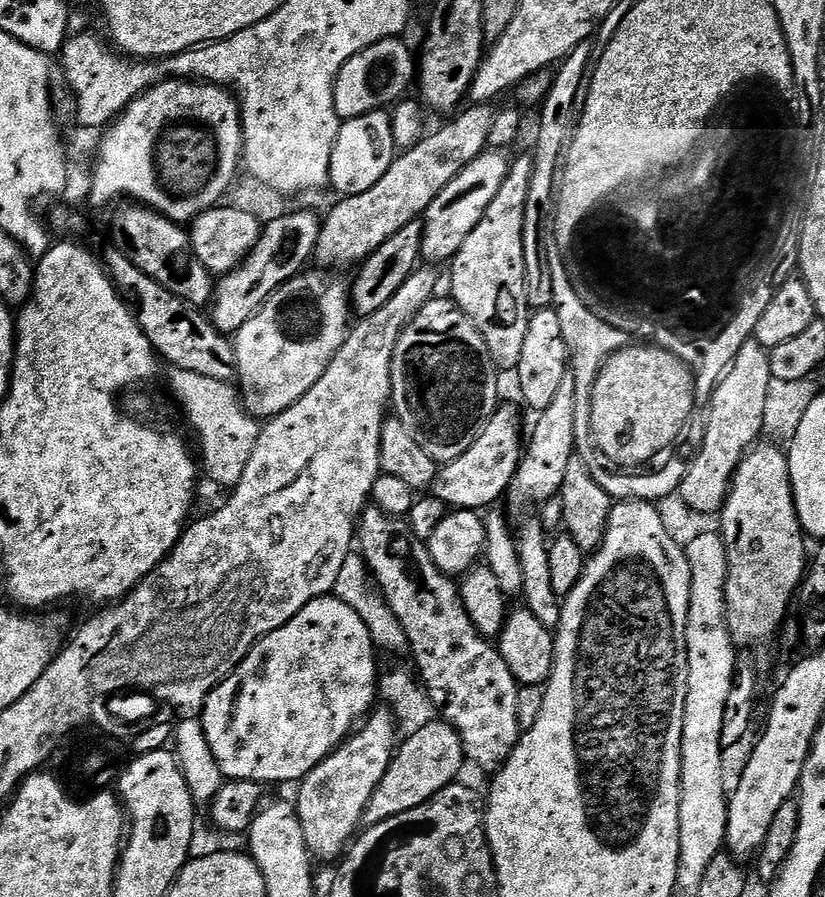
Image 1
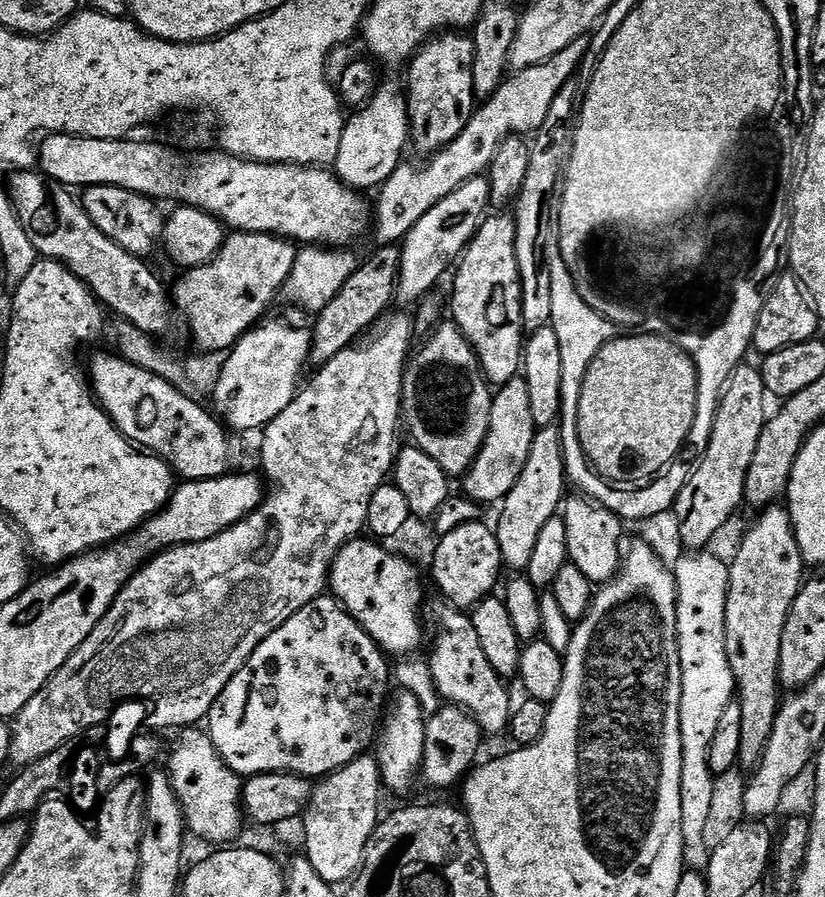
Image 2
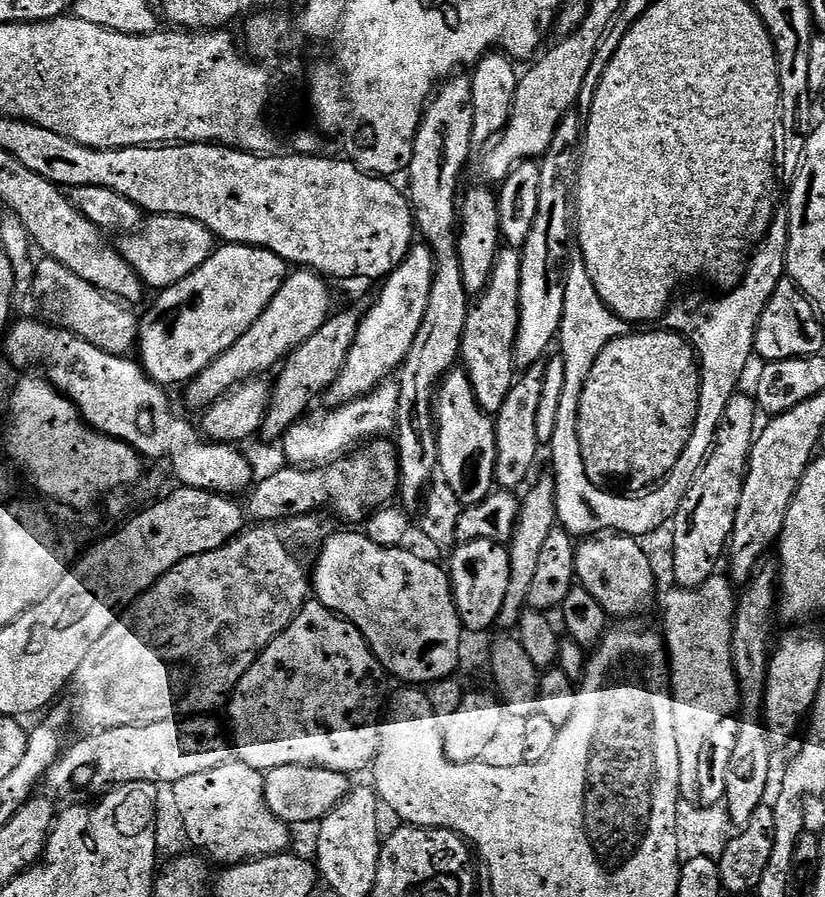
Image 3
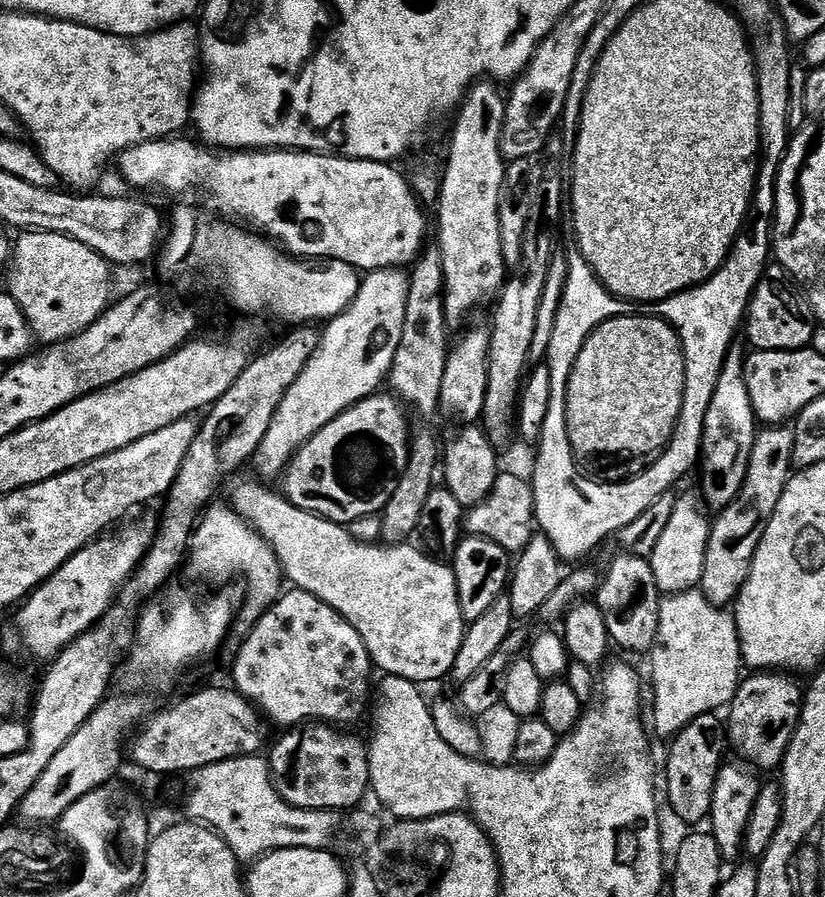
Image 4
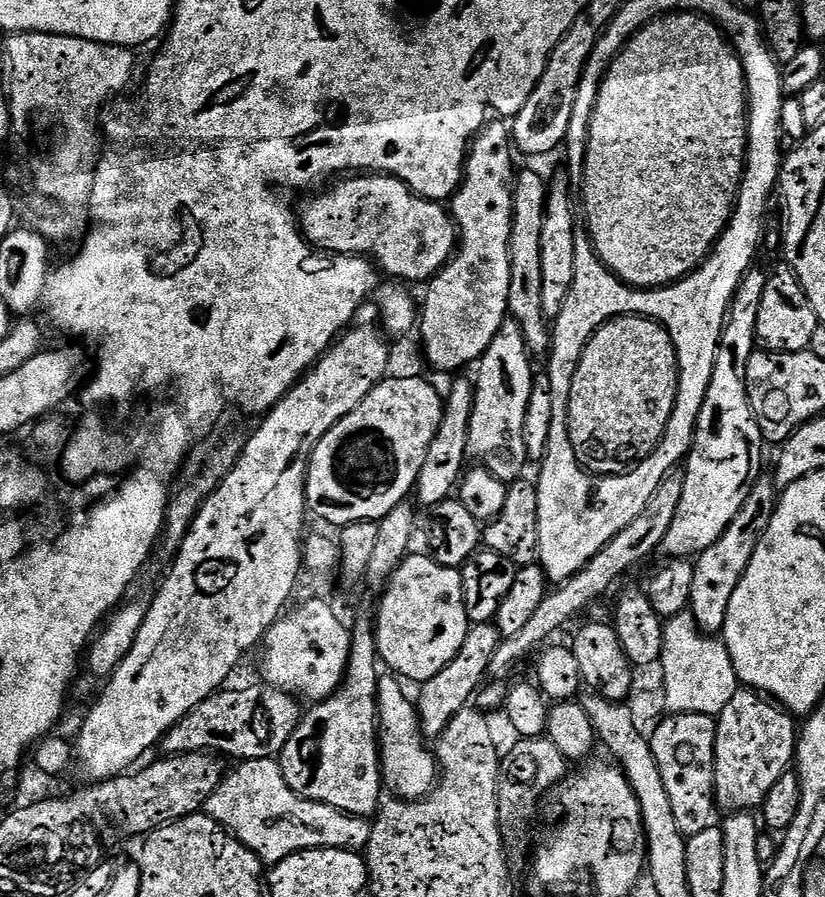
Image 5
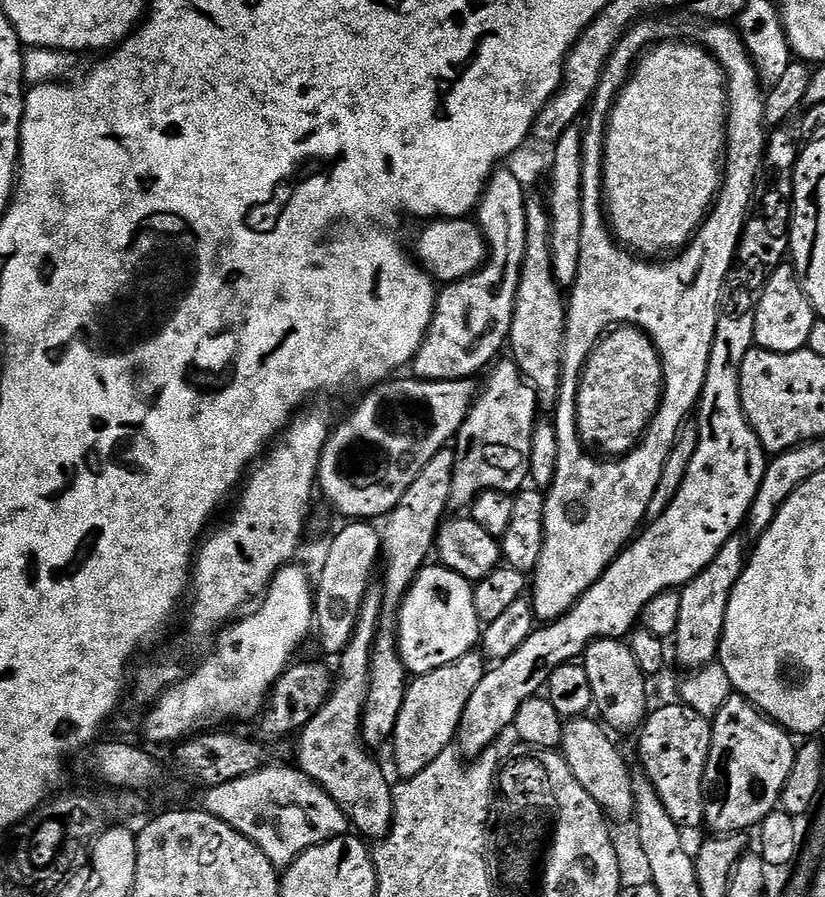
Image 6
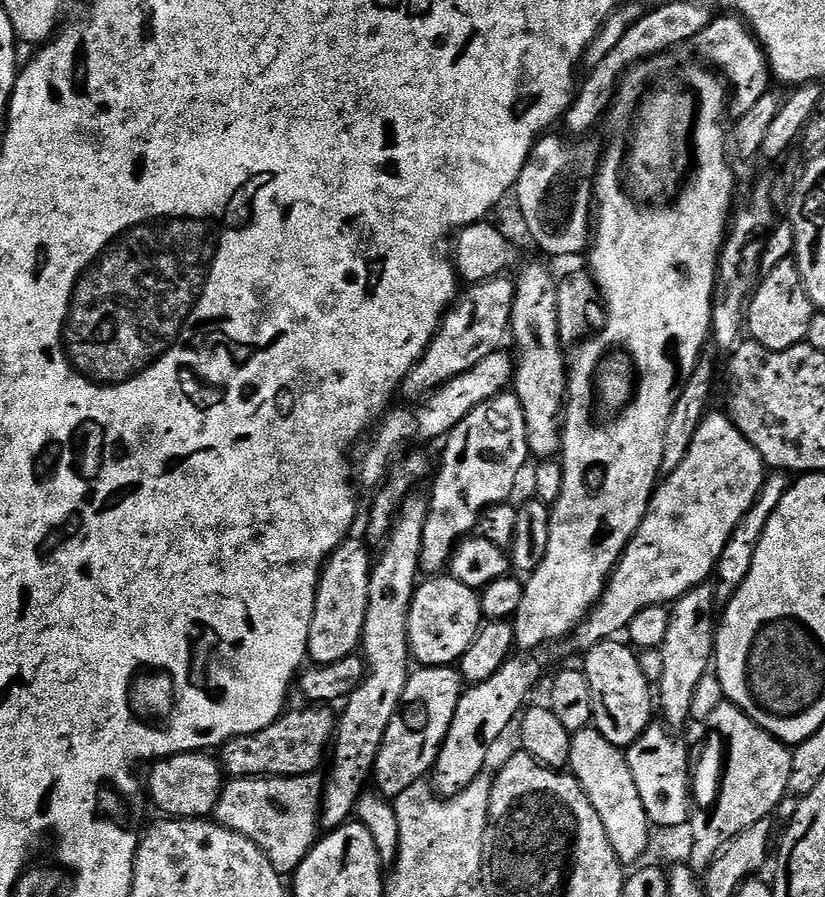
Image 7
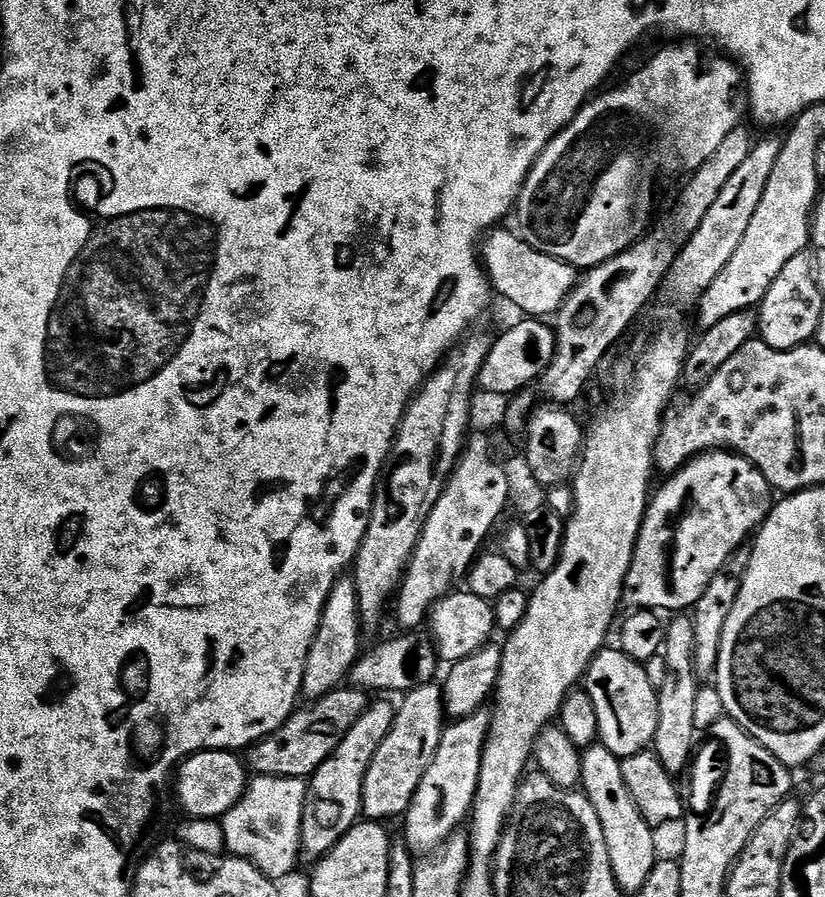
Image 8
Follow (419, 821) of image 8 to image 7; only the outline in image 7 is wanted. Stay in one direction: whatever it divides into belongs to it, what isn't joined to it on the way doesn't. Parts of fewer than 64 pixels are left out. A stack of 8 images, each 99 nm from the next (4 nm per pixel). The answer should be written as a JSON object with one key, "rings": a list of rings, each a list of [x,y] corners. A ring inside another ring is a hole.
{"rings":[[[513,655],[495,674],[486,678],[486,682],[471,685],[461,696],[458,710],[454,710],[454,722],[450,722],[450,730],[442,742],[440,753],[436,756],[436,767],[430,776],[431,783],[441,796],[458,795],[485,771],[488,751],[511,724],[513,727],[525,707],[524,699],[531,694],[532,687],[544,672],[543,666],[532,656],[535,655]]]}

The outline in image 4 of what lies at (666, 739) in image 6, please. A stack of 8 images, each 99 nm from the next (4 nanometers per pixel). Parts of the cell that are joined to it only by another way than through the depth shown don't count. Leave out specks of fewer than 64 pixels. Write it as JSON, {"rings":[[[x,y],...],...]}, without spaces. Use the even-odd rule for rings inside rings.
{"rings":[[[716,714],[699,716],[694,718],[687,726],[671,741],[672,753],[668,756],[668,800],[672,803],[672,812],[680,820],[692,824],[688,826],[700,826],[709,819],[712,814],[712,799],[714,798],[714,786],[720,777],[720,769],[725,763],[724,740],[726,744],[726,728],[721,717]]]}

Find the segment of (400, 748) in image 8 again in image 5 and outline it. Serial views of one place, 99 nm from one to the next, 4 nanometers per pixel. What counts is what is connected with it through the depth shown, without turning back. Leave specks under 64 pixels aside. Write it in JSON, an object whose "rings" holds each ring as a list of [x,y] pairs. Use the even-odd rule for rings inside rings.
{"rings":[[[495,623],[472,624],[468,629],[466,642],[462,642],[460,653],[442,671],[434,674],[434,678],[423,681],[421,688],[424,689],[420,692],[420,700],[418,696],[418,711],[420,728],[425,737],[438,738],[442,734],[442,730],[446,730],[450,718],[454,718],[454,714],[458,714],[458,710],[469,707],[471,700],[468,699],[471,696],[473,699],[485,683],[488,667],[498,650],[501,639]]]}

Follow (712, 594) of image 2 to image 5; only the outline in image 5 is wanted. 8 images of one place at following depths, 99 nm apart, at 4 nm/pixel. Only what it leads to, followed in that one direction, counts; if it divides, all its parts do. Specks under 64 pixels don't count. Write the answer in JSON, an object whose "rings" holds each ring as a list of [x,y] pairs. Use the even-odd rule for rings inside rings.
{"rings":[[[691,611],[664,621],[664,649],[660,655],[660,663],[665,671],[666,706],[669,713],[693,712],[715,717],[722,710],[726,710],[726,702],[730,702],[730,698],[734,698],[734,694],[738,691],[734,662],[730,662],[730,654],[723,639],[701,629]]]}

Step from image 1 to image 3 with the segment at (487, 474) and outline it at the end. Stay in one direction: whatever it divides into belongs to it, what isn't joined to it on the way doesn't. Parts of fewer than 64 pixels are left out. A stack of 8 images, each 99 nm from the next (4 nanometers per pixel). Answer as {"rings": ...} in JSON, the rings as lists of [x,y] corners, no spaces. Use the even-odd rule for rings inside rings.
{"rings":[[[532,366],[524,377],[517,379],[506,394],[506,400],[494,414],[496,426],[496,484],[503,489],[516,490],[528,476],[536,460],[536,447],[542,444],[542,437],[535,426],[538,414],[539,396],[542,392],[542,372]]]}

